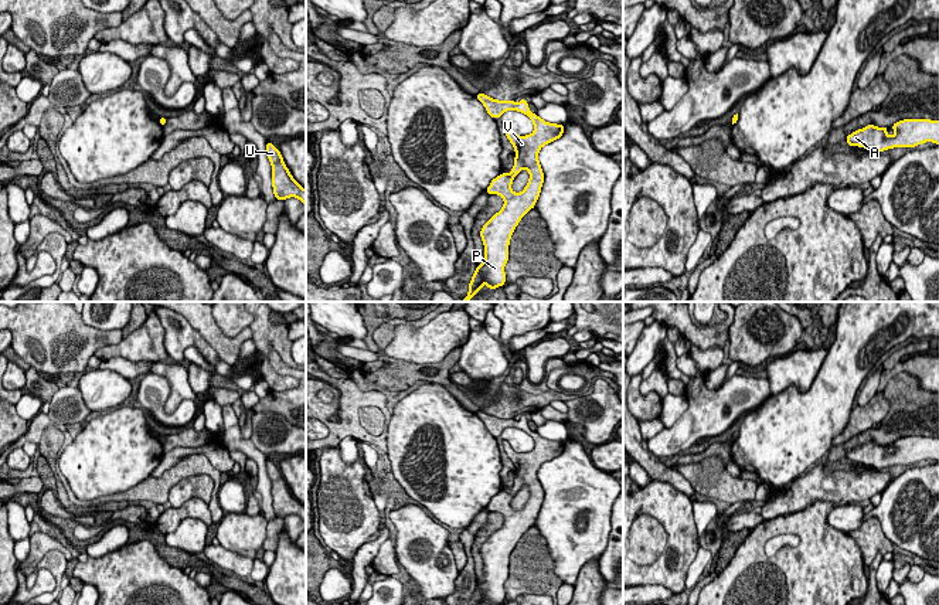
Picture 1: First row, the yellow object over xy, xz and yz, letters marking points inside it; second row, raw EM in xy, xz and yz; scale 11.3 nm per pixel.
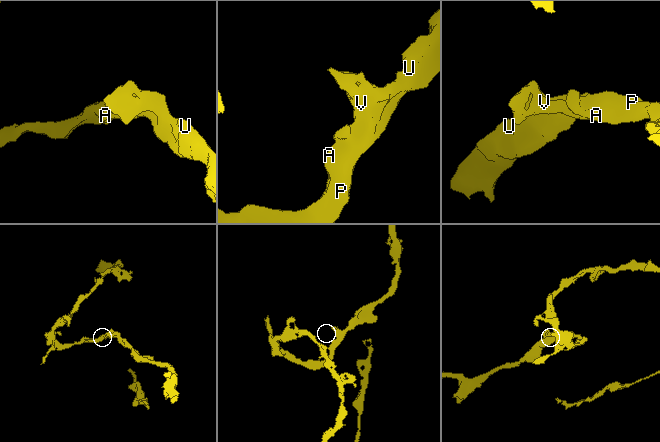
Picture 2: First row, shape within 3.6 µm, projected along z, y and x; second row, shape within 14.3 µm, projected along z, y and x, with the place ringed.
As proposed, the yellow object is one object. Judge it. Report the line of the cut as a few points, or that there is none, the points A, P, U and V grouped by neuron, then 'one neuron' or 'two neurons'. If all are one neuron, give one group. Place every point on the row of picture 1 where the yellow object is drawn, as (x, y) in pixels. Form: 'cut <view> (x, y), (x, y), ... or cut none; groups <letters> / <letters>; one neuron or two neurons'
cut none; groups A P U V; one neuron

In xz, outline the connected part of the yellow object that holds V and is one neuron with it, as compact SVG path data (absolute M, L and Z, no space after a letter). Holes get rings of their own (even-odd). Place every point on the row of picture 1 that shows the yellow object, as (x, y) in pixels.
M477 94L476 98L483 103L487 113L494 119L500 118L506 111L518 111L518 112L527 115L534 123L534 132L531 135L518 136L510 129L510 126L507 123L503 123L504 133L516 150L514 166L510 173L507 173L507 174L501 173L500 176L493 179L490 186L486 190L486 193L489 193L489 194L501 196L504 200L504 205L499 213L496 213L483 225L483 228L480 231L480 237L482 237L483 245L484 245L484 258L483 258L484 262L482 265L476 266L476 271L472 276L470 283L469 283L469 293L465 299L462 299L462 302L469 302L479 290L482 290L484 283L487 285L489 289L496 289L506 283L504 265L508 261L510 238L511 238L516 227L521 221L521 218L531 208L535 207L535 203L540 197L541 187L544 183L544 173L542 173L541 164L538 162L538 152L542 146L559 139L565 129L565 126L562 126L562 125L545 122L540 116L533 113L528 109L528 103L524 98L518 103L516 103L514 101L497 101L490 96L486 96L484 94ZM523 169L528 170L530 180L528 180L525 188L517 194L511 190L511 183L513 183L516 174L520 173Z

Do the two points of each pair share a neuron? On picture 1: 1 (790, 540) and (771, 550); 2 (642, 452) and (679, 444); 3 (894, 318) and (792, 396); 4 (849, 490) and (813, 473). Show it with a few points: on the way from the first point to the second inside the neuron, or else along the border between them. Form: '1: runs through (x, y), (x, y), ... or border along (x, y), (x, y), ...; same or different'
1: runs through (786, 540), (781, 540), (775, 546); same
2: border along (645, 441), (649, 451), (662, 459); different
3: runs through (868, 343), (817, 394); same
4: runs through (837, 496), (824, 496), (813, 485); same

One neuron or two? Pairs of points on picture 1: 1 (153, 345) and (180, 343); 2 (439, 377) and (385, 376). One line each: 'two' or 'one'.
1: two
2: one

